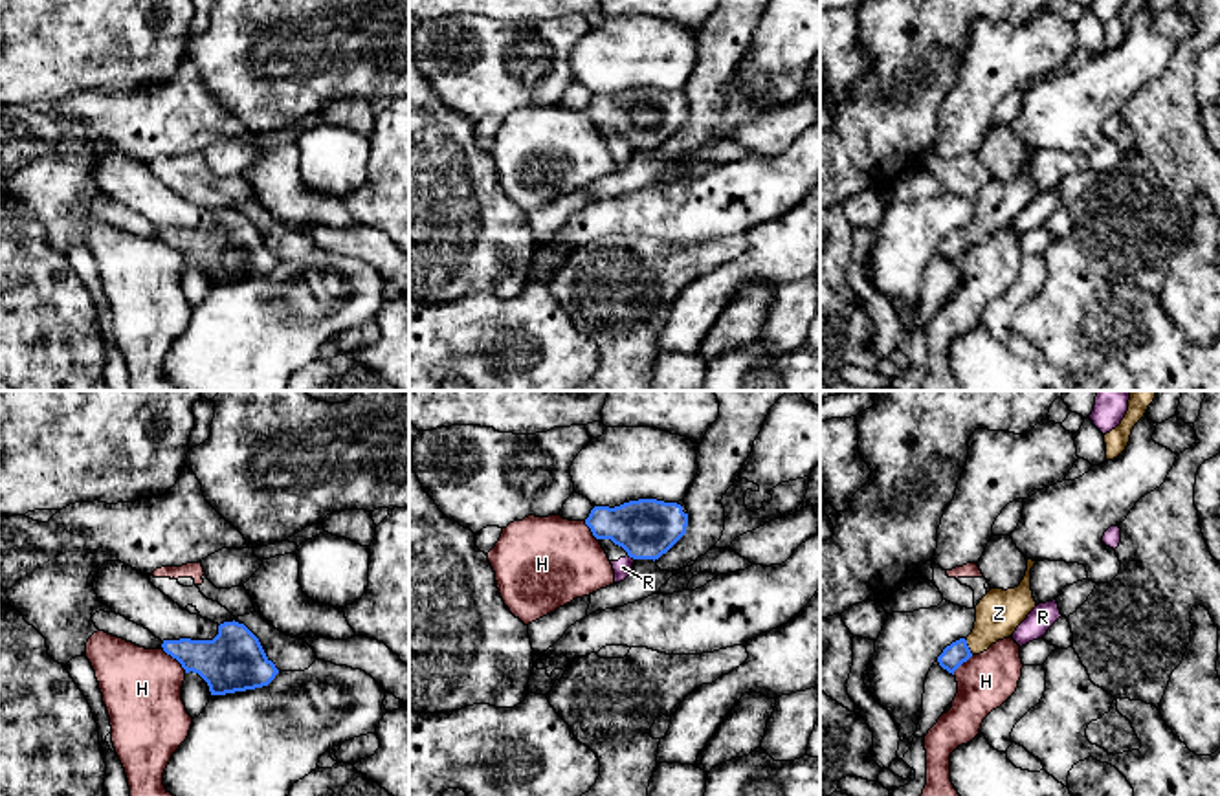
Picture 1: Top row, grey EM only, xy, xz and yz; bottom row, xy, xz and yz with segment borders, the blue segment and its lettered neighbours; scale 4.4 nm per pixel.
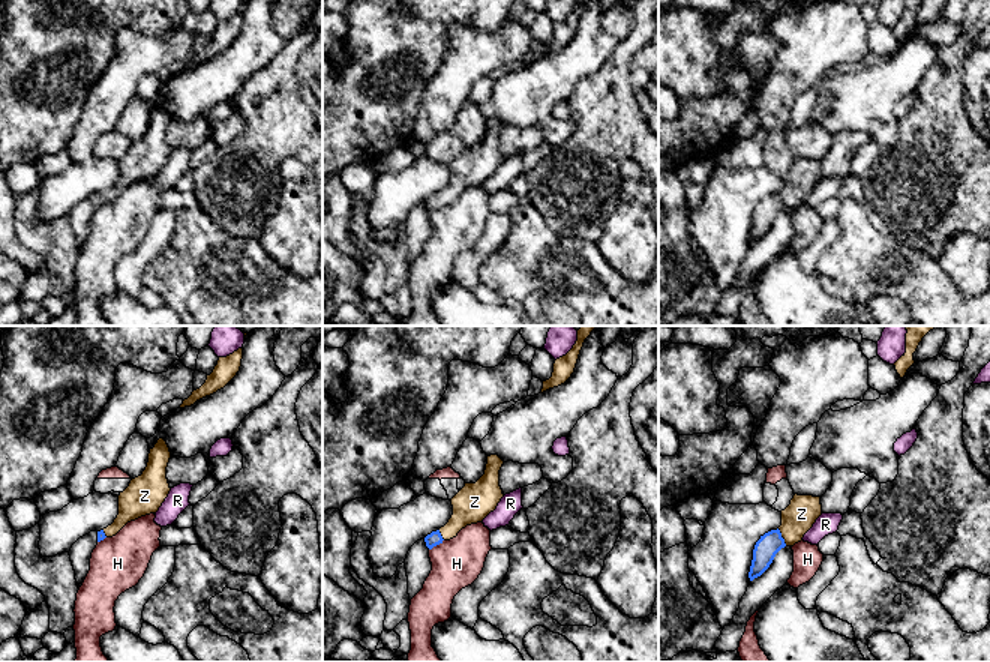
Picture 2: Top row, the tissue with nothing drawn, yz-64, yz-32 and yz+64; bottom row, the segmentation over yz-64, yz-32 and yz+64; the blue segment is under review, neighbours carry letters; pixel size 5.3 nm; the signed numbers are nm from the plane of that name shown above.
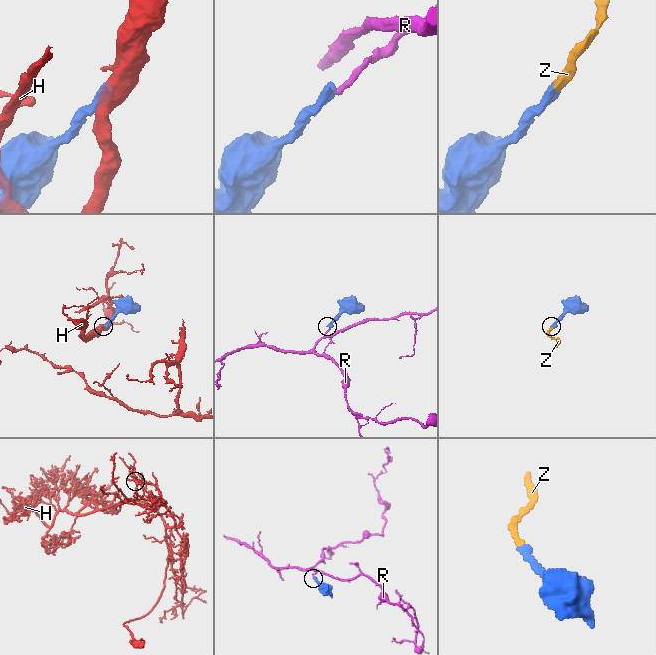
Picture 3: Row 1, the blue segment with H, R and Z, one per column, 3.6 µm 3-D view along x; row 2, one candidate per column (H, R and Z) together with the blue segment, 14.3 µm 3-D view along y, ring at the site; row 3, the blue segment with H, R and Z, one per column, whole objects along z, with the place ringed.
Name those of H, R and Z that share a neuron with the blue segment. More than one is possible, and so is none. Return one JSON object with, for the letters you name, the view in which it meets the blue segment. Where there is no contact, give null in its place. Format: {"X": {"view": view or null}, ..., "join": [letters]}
{"Z": {"view": "yz"}, "join": ["Z"]}

